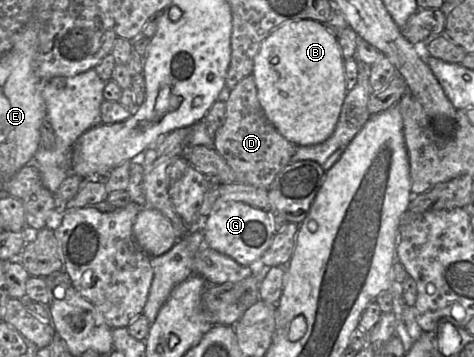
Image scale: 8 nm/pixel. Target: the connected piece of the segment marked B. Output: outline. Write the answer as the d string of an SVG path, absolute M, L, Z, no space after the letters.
M313 19L283 22L262 41L251 75L267 119L288 141L307 146L332 135L348 90L338 38L326 25Z

